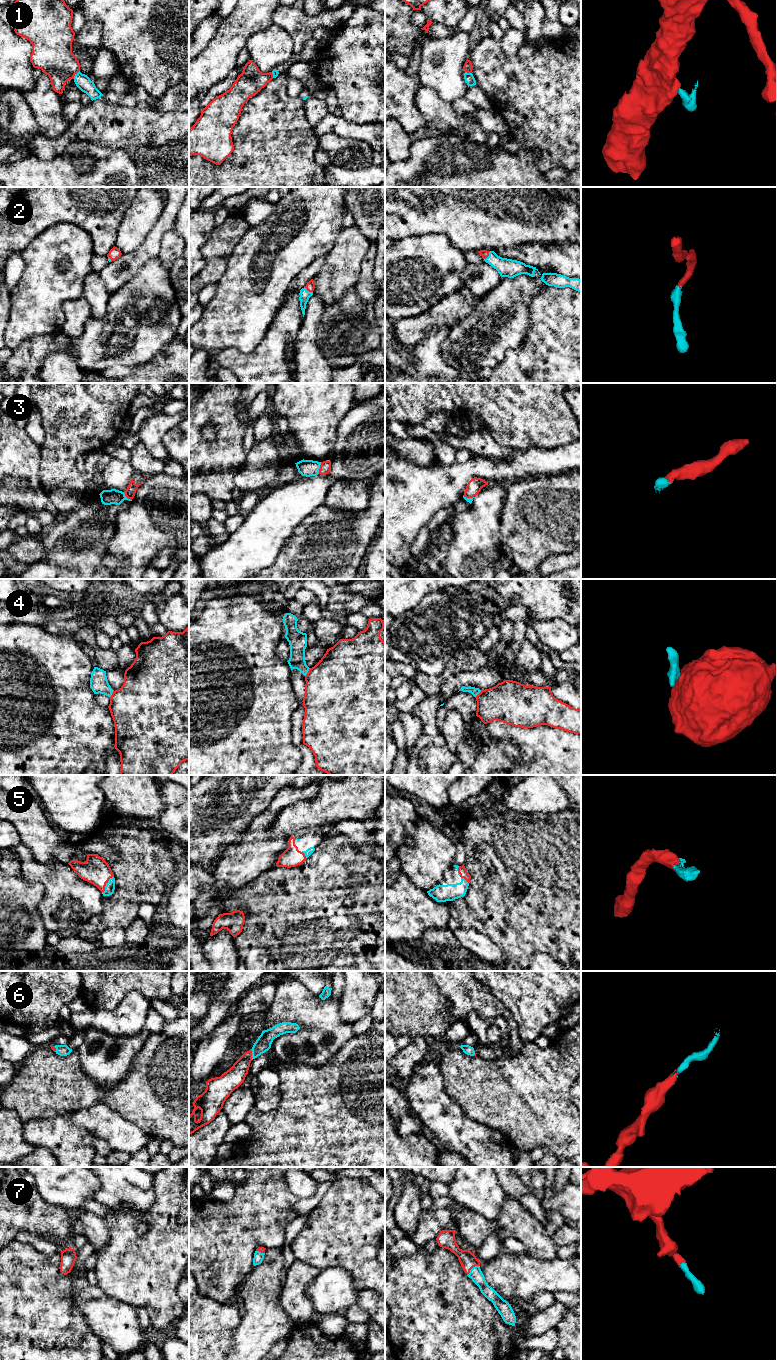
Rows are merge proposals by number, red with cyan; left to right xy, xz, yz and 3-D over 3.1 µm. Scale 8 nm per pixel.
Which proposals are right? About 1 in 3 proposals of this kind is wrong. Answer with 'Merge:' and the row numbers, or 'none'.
Merge: 2, 3, 5, 6, 7

